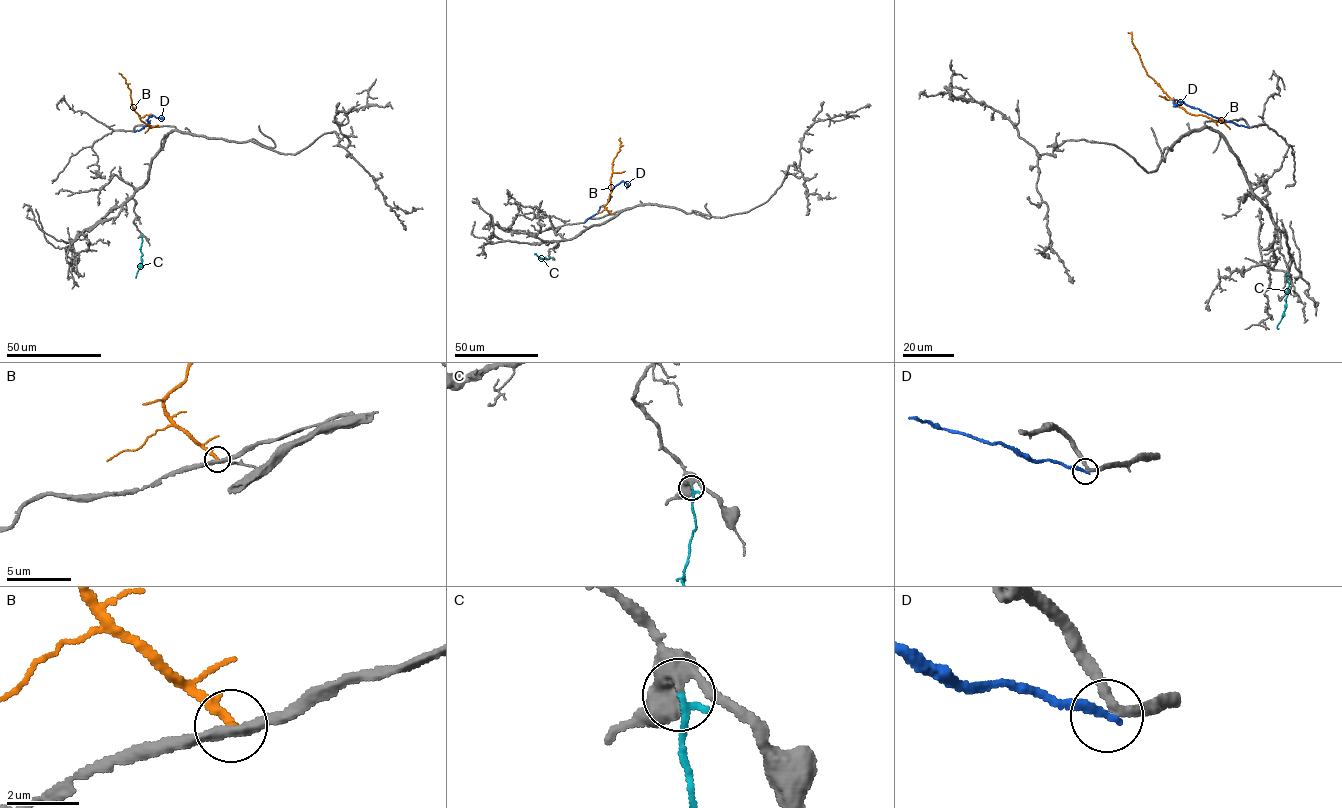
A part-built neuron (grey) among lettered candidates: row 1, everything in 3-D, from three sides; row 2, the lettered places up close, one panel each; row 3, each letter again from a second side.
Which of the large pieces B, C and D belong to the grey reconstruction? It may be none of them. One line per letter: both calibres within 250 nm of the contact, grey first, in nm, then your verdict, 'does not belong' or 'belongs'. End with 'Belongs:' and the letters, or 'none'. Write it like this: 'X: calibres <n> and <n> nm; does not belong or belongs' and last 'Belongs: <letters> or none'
B: calibres 280 and 220 nm; does not belong
C: calibres 360 and 200 nm; belongs
D: calibres 260 and 220 nm; does not belong
Belongs: C

